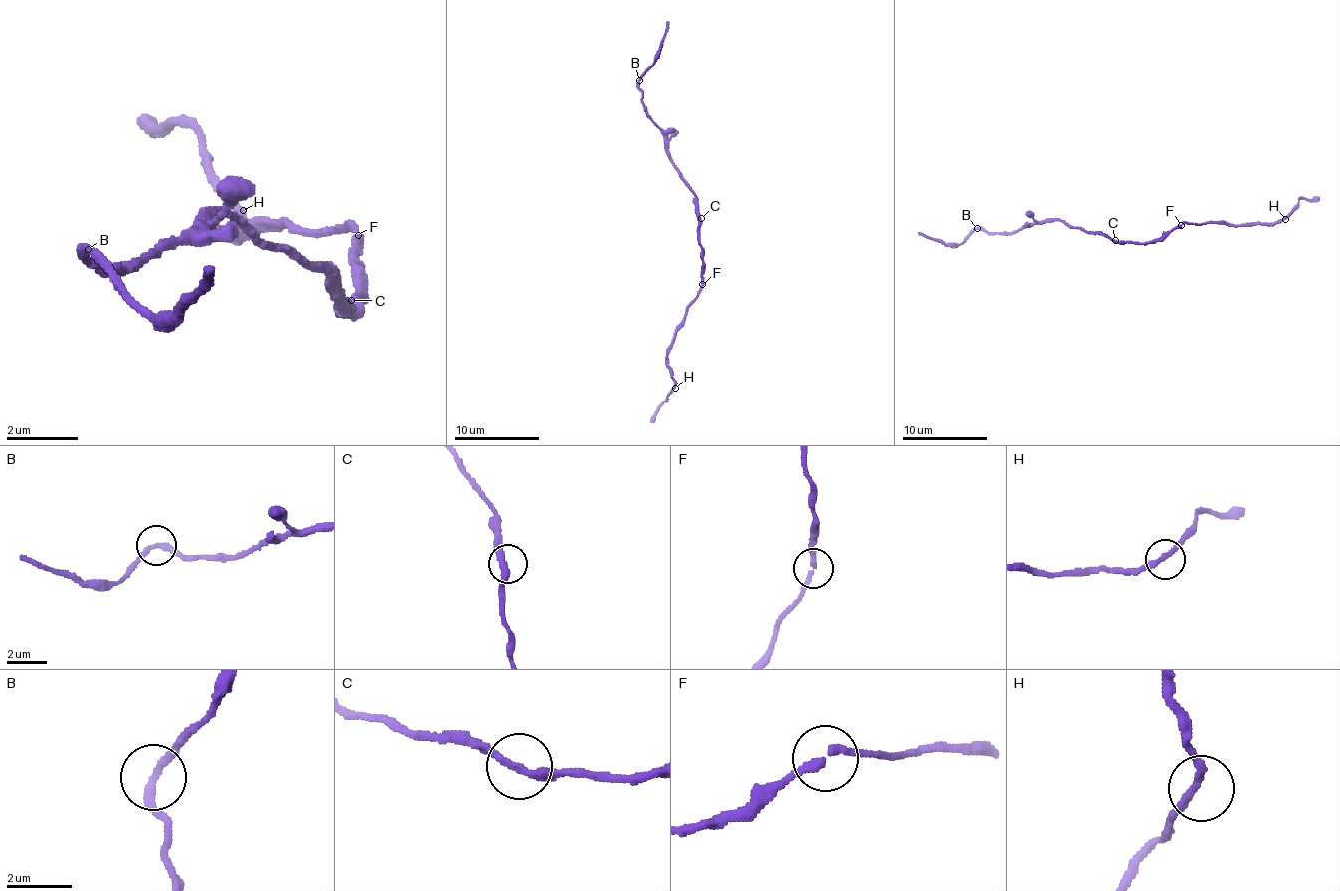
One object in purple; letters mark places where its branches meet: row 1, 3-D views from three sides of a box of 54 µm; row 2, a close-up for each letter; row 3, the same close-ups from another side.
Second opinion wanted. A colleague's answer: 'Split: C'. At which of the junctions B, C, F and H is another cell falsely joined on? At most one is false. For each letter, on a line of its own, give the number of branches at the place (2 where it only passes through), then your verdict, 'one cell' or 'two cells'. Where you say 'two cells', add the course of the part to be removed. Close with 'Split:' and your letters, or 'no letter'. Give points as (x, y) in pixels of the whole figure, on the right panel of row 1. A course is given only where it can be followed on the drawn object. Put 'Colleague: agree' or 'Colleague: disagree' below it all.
B: 2 branches meet; one cell
C: 2 branches meet; one cell
F: 2 branches meet; one cell
H: 2 branches meet; one cell
Split: no letter
Colleague: disagree

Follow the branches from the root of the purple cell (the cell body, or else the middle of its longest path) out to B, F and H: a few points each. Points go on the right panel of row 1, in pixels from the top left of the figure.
B: (1115, 242), (1062, 221), (1034, 221), (1017, 232), (985, 232), (976, 227)
F: (1115, 242), (1155, 242), (1181, 225)
H: (1115, 242), (1155, 242), (1183, 223), (1247, 225), (1285, 219)

